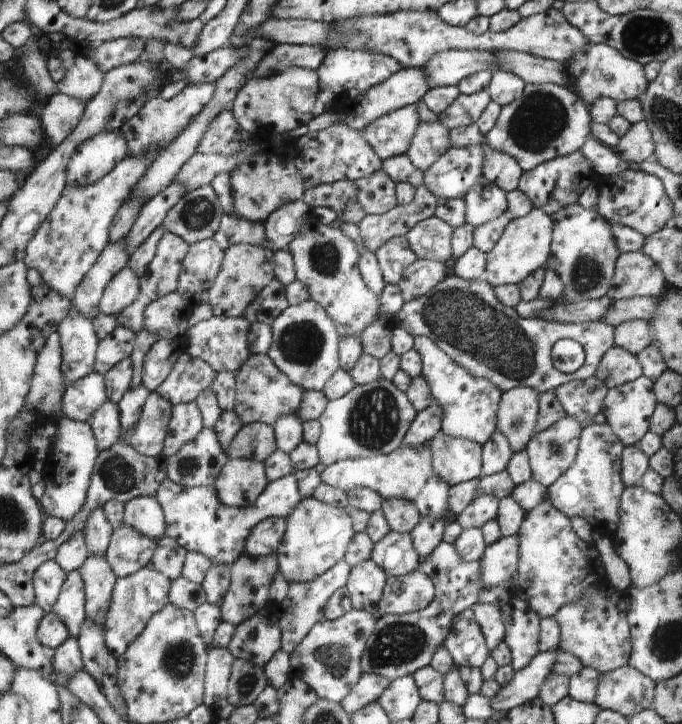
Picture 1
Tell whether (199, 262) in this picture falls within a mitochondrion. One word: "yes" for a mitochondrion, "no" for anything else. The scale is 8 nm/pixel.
no

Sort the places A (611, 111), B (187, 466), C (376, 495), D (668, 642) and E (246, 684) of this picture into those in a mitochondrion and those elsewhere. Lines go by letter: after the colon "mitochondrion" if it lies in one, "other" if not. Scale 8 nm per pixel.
A: other
B: mitochondrion
C: other
D: mitochondrion
E: mitochondrion

